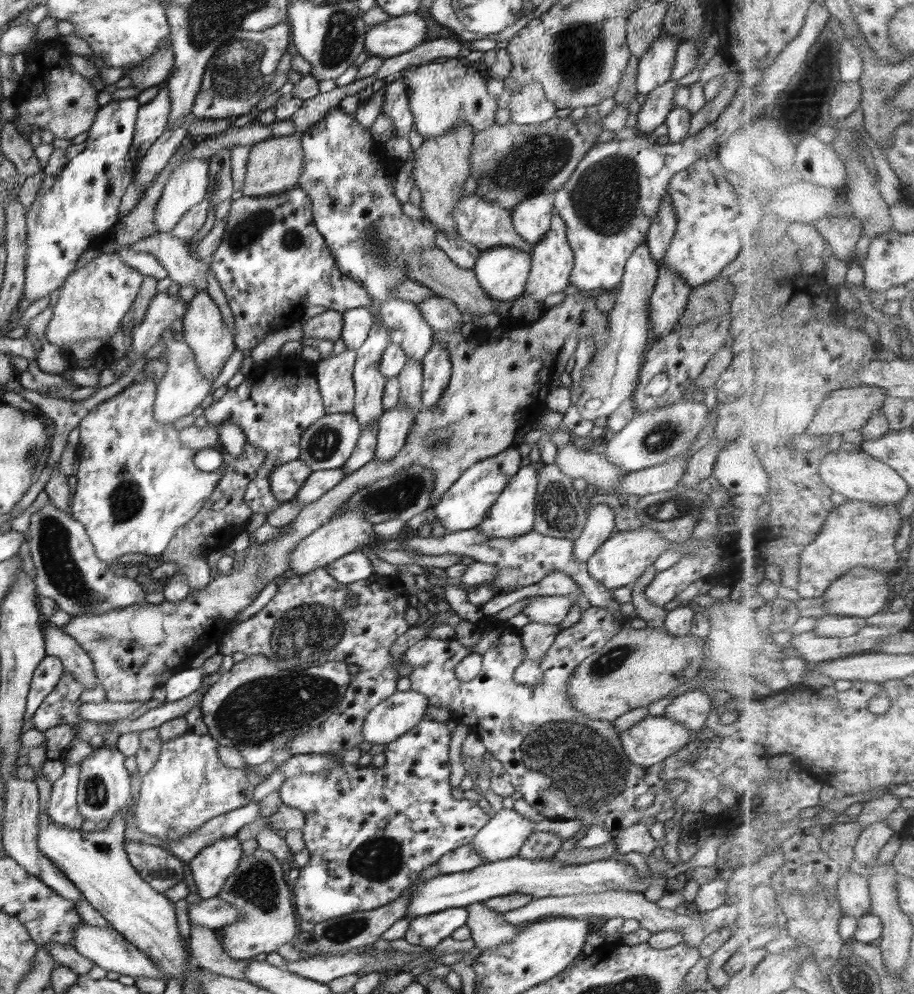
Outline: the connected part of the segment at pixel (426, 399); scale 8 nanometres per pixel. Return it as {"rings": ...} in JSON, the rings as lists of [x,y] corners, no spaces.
{"rings":[[[433,344],[433,348],[421,360],[421,365],[423,368],[421,390],[423,409],[434,408],[440,402],[451,377],[451,360],[448,350],[444,350],[444,346],[440,344]]]}

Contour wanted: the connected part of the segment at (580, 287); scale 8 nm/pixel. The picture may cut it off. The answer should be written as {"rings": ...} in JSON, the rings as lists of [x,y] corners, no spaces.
{"rings":[[[728,87],[726,102],[706,129],[677,143],[659,144],[639,134],[626,140],[597,142],[581,159],[572,176],[553,195],[553,210],[566,225],[566,238],[573,250],[571,290],[596,294],[615,292],[622,281],[625,265],[634,249],[645,242],[645,236],[662,199],[669,180],[707,154],[729,156],[726,143],[744,124],[745,94]]]}

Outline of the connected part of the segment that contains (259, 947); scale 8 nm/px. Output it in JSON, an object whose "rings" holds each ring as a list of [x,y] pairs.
{"rings":[[[258,847],[252,855],[243,855],[236,870],[224,881],[218,898],[236,906],[243,916],[238,922],[220,928],[224,935],[217,936],[223,949],[237,961],[252,959],[257,954],[276,952],[282,944],[292,942],[299,932],[294,906],[290,903],[292,894],[289,882],[284,879],[281,863],[270,851]]]}

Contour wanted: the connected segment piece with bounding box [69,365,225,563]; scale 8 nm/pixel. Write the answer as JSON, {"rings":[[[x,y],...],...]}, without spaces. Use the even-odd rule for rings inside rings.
{"rings":[[[145,365],[144,373],[144,383],[134,382],[114,398],[102,402],[77,426],[80,430],[80,442],[77,445],[79,465],[69,509],[71,517],[85,526],[96,556],[106,563],[128,553],[151,557],[161,555],[177,529],[193,520],[207,504],[207,498],[214,492],[225,469],[223,462],[222,468],[217,471],[202,472],[193,461],[197,452],[181,443],[179,431],[173,425],[157,423],[152,414],[157,385]]]}

